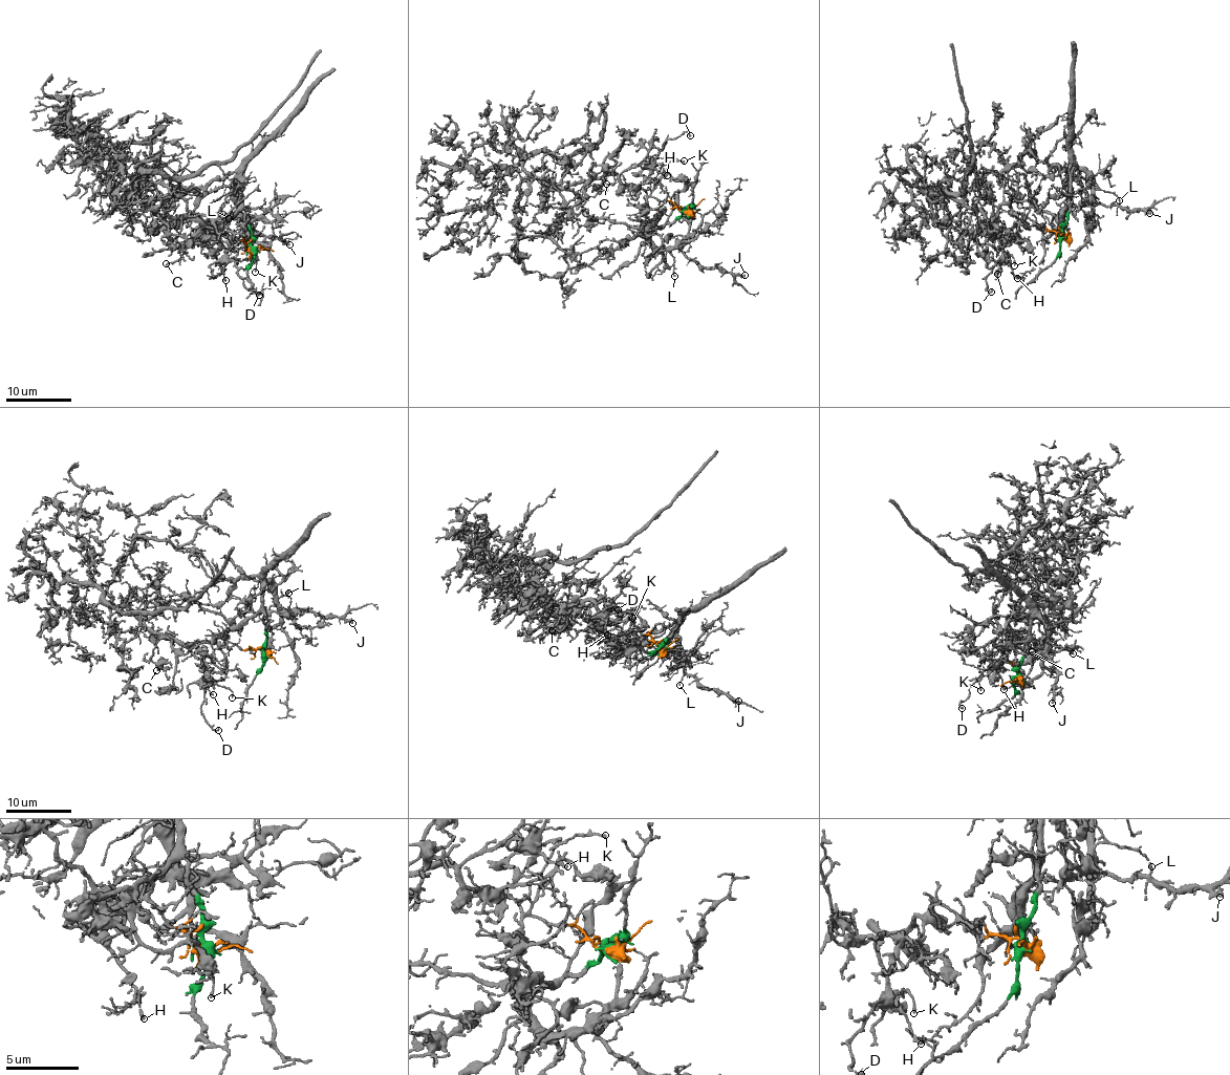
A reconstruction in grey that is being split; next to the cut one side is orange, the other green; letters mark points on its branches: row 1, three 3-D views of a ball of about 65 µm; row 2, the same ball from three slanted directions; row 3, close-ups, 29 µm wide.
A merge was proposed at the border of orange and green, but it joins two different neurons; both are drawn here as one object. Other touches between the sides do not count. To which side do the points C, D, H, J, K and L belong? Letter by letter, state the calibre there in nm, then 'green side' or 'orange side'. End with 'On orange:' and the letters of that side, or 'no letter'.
C: calibre 120 nm; orange side
D: calibre 180 nm; orange side
H: calibre 190 nm; orange side
J: calibre 320 nm; green side
K: calibre 130 nm; orange side
L: calibre 110 nm; green side
On orange: C, D, H, K

